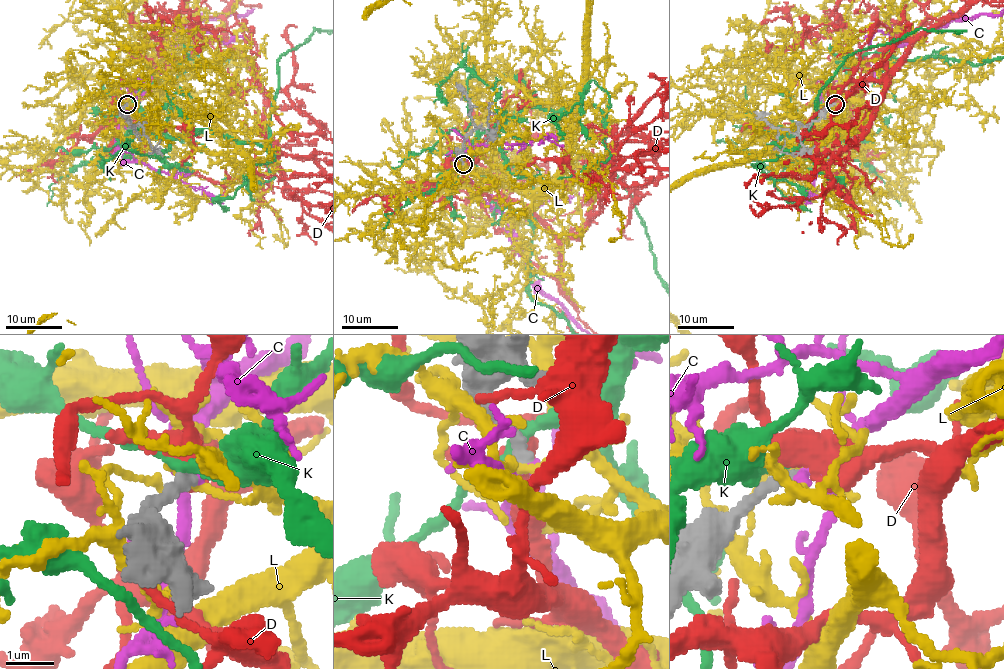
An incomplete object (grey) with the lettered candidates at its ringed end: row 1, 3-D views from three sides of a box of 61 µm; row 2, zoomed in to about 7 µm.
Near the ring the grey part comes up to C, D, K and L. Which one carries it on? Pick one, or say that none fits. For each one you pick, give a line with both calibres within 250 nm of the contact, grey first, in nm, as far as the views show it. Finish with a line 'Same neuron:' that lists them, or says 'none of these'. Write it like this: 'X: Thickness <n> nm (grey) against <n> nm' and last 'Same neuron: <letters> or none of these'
C: Thickness 260 nm (grey) against 240 nm
Same neuron: C

